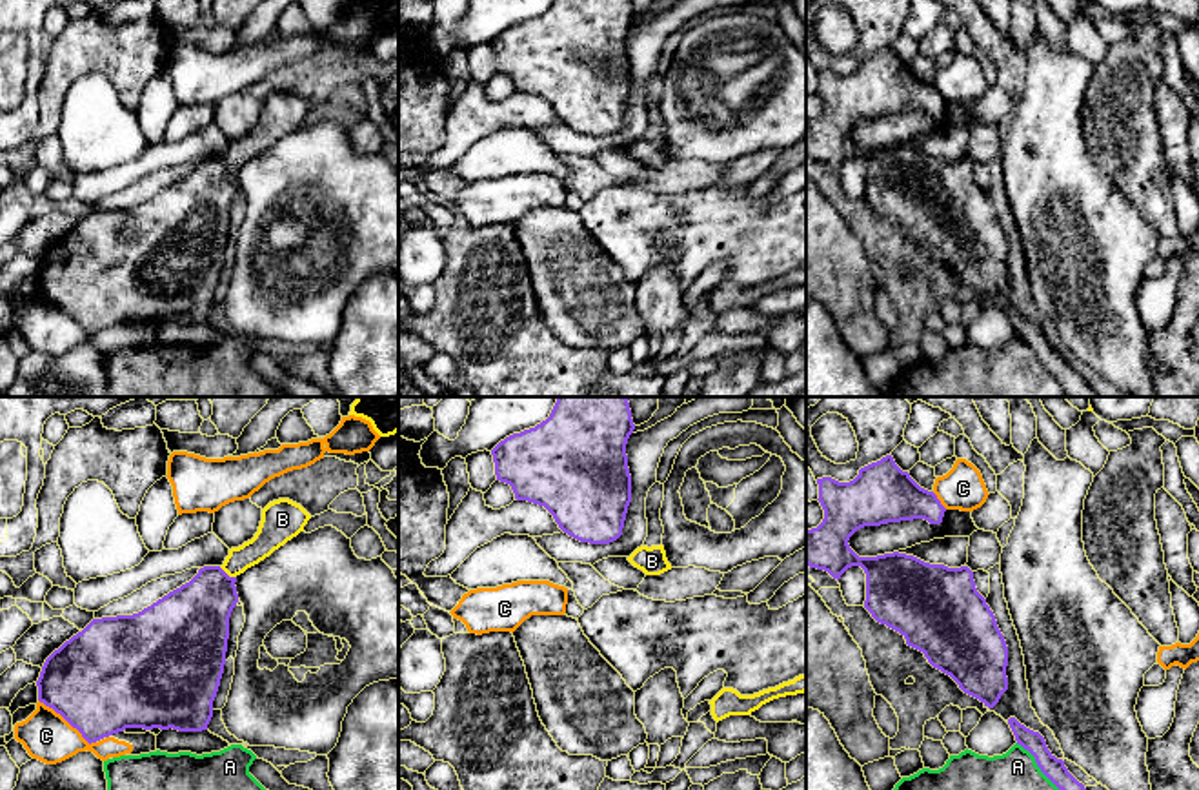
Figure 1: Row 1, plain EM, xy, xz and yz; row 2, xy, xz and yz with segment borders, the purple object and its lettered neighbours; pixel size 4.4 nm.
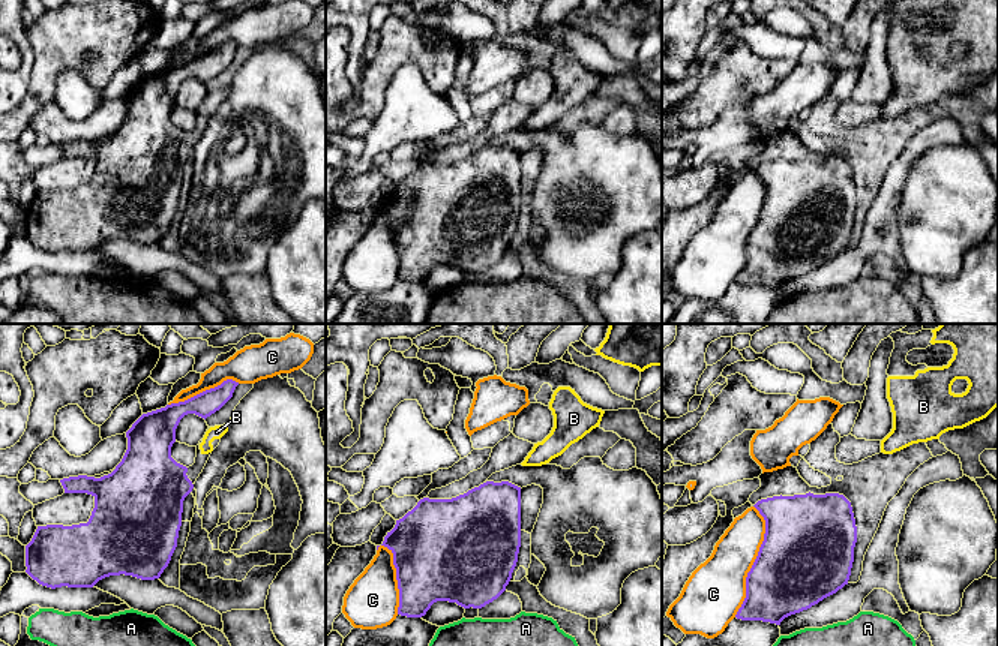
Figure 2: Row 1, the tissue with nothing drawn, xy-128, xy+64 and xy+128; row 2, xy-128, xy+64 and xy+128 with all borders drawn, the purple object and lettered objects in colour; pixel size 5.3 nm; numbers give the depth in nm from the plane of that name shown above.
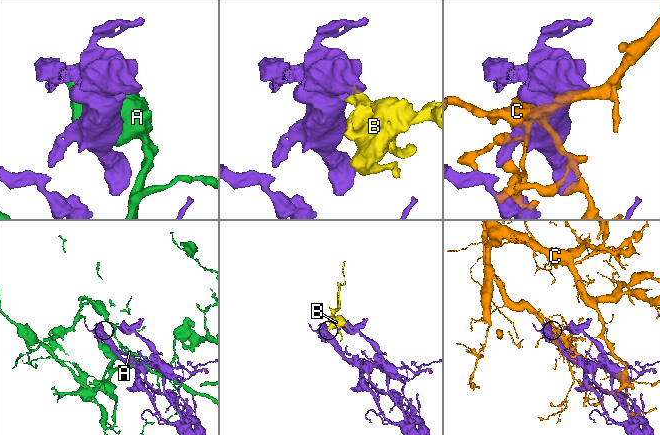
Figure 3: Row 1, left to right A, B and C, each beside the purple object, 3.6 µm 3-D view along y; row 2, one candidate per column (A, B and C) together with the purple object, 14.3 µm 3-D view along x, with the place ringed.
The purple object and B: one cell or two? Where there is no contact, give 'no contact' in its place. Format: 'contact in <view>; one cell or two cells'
contact in xy; one cell

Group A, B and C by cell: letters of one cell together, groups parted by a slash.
A / B / C

